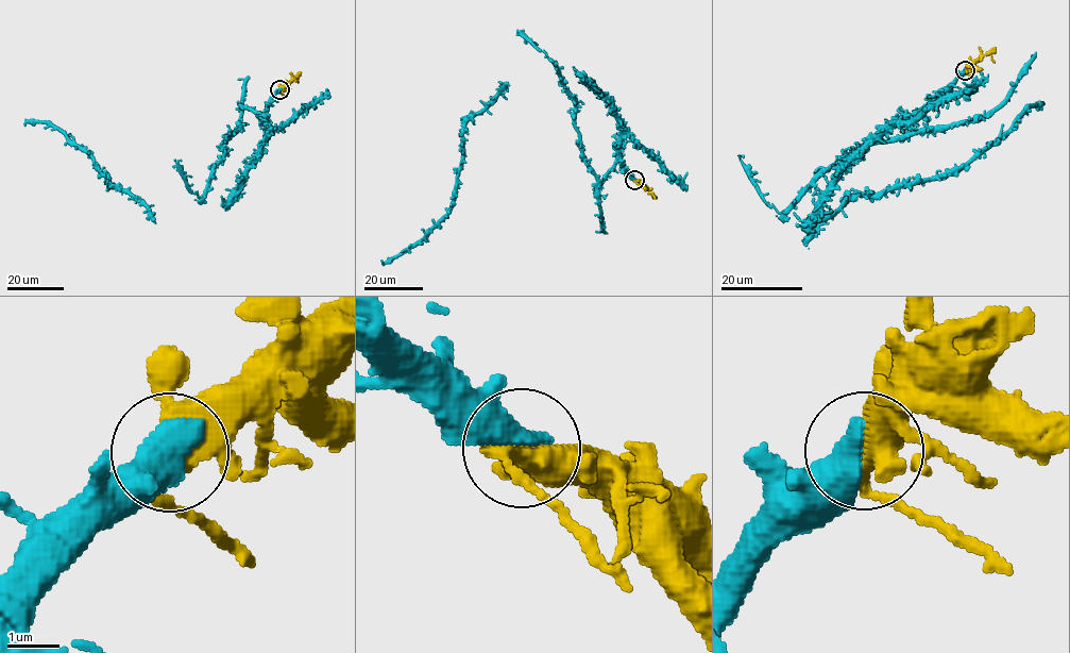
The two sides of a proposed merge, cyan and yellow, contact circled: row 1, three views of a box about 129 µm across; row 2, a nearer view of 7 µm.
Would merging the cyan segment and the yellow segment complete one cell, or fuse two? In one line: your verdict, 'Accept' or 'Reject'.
Accept

